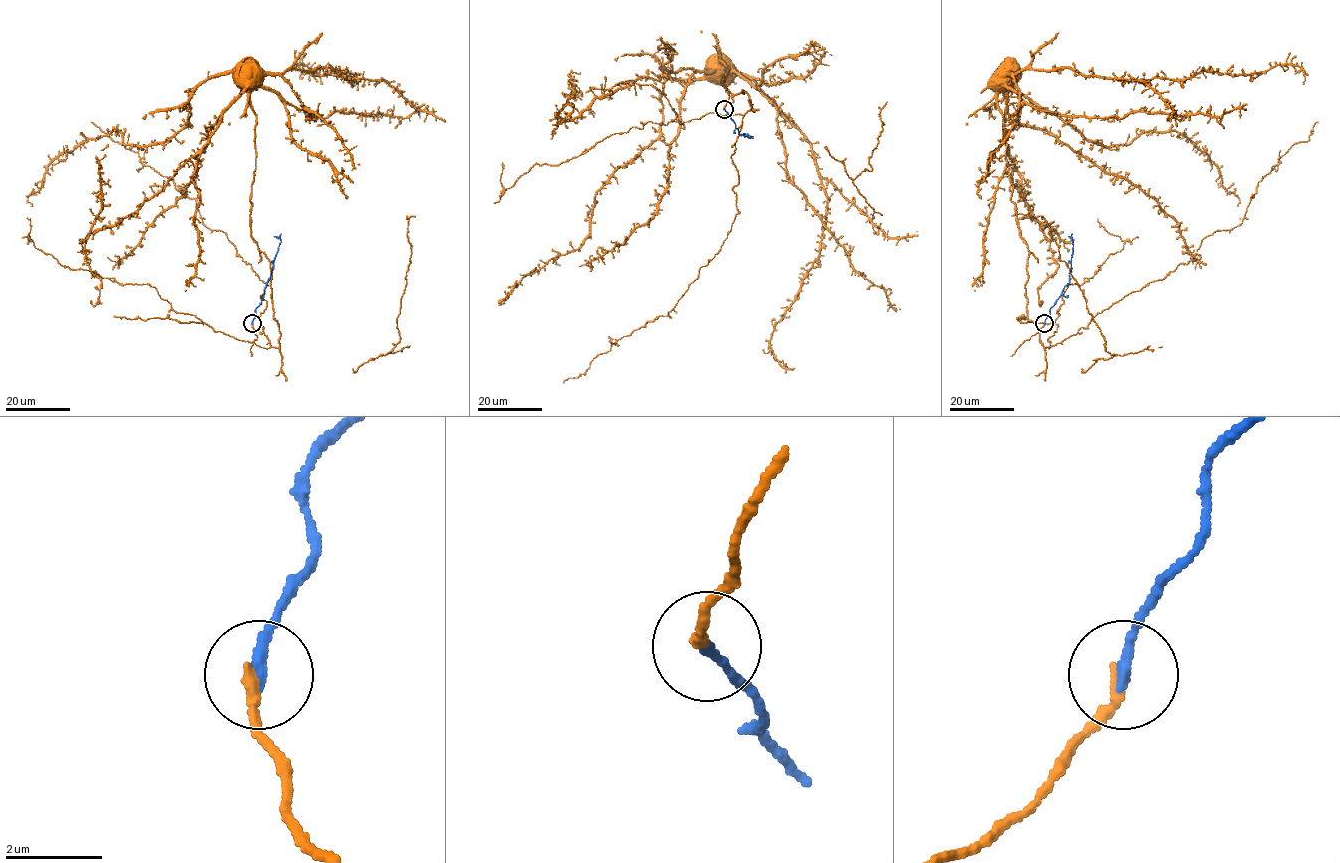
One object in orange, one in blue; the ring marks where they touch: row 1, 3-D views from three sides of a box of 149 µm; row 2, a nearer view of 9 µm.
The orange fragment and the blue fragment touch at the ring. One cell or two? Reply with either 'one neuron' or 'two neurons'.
two neurons

